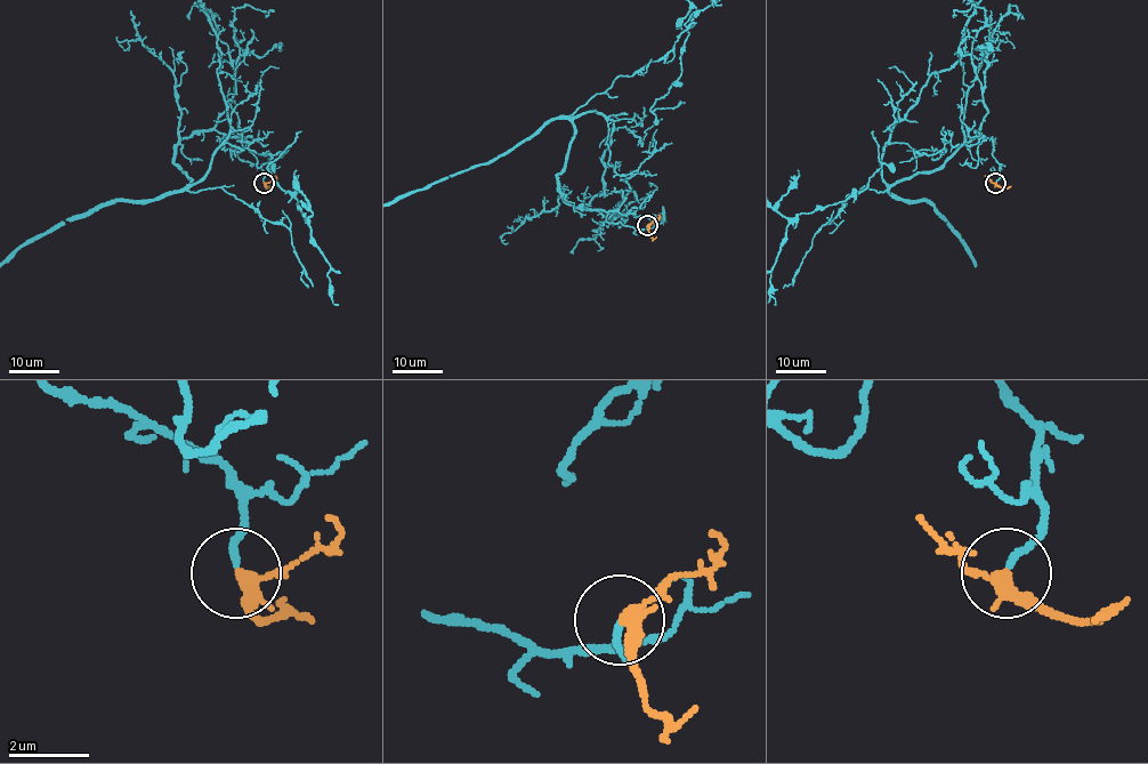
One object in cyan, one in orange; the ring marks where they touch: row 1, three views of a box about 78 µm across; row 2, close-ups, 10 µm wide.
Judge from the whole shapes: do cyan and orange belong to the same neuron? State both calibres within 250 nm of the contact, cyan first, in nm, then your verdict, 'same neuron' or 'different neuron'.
calibres 160 and 320 nm; same neuron

